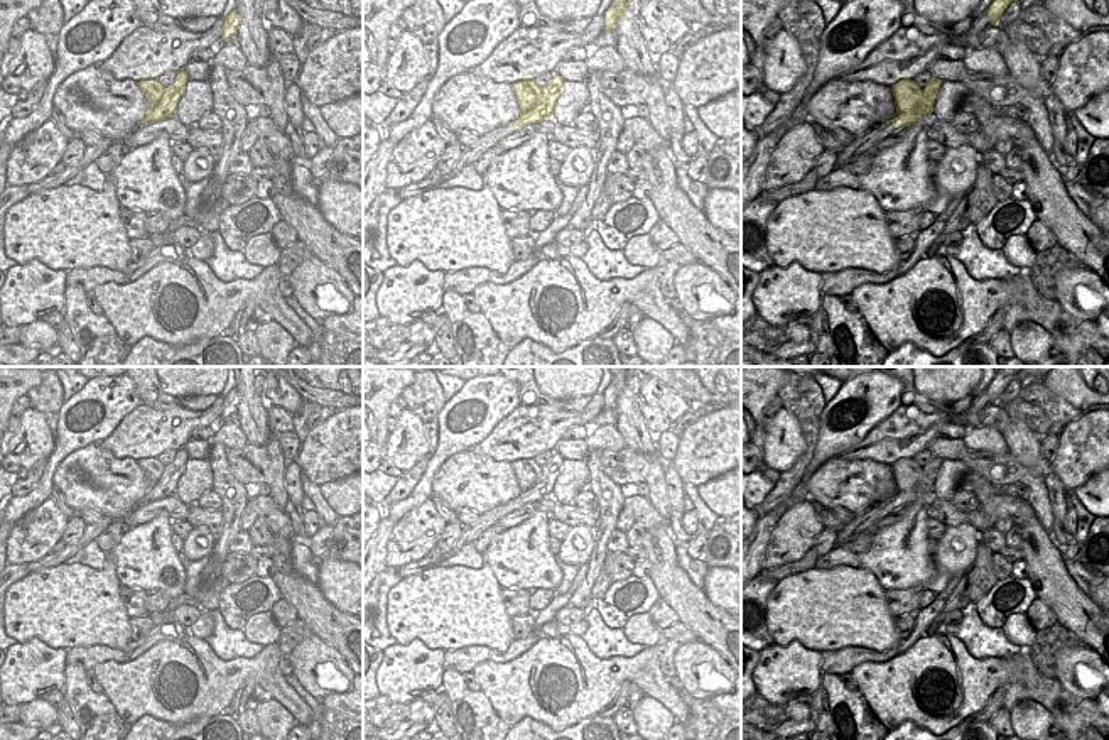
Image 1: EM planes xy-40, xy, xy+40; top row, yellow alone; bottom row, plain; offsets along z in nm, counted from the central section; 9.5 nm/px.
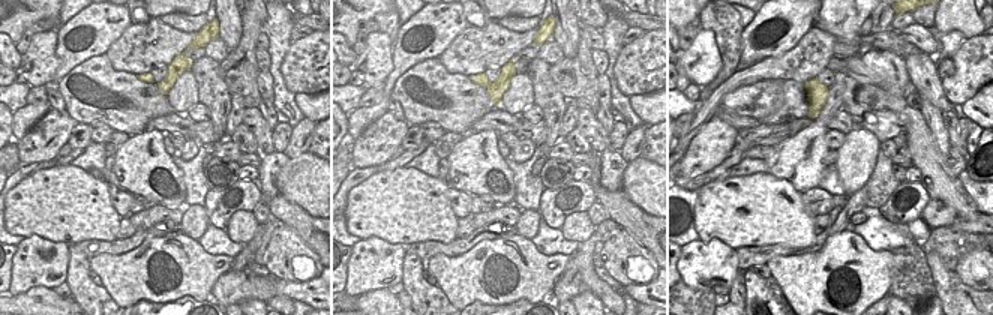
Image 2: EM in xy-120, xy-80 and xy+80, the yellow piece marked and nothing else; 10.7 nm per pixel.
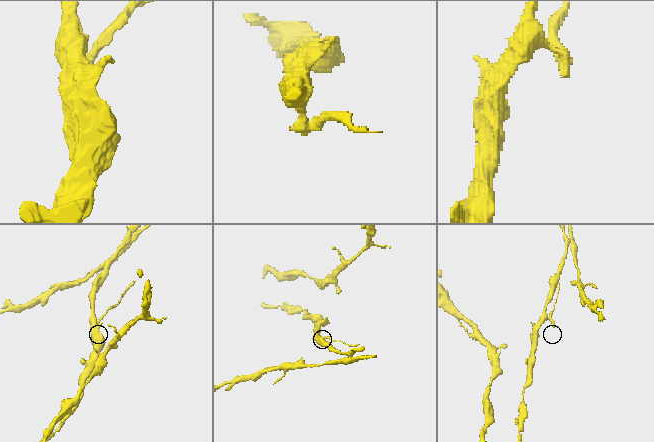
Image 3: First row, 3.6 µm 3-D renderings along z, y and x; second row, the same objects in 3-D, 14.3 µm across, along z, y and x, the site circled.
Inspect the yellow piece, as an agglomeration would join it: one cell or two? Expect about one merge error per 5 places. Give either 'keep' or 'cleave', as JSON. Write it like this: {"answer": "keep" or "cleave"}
{"answer": "cleave"}

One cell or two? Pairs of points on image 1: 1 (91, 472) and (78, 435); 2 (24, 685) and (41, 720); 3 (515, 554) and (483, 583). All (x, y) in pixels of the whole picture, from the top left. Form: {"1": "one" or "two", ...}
{"1": "two", "2": "two", "3": "two"}

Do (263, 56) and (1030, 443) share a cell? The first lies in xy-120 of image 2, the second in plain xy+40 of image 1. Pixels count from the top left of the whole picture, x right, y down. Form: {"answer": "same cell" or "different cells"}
{"answer": "different cells"}

